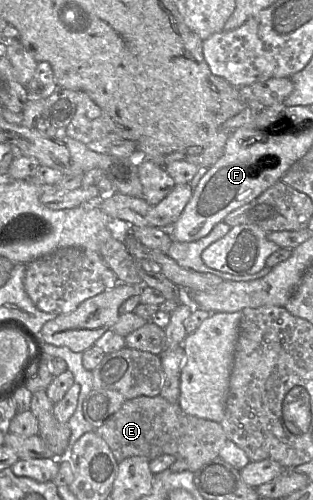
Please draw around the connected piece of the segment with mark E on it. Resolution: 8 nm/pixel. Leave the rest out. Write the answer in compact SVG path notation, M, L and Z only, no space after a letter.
M161 395L139 396L126 400L121 408L109 416L95 431L108 444L118 462L134 456L145 457L151 461L161 455L173 455L176 459L184 460L187 470L193 473L205 463L218 457L219 451L228 439L220 423L189 415L178 403L170 403Z

